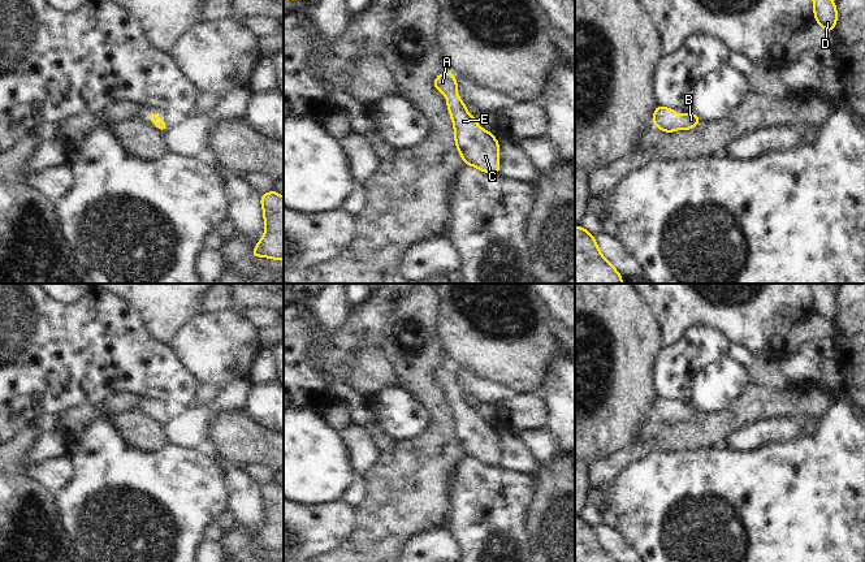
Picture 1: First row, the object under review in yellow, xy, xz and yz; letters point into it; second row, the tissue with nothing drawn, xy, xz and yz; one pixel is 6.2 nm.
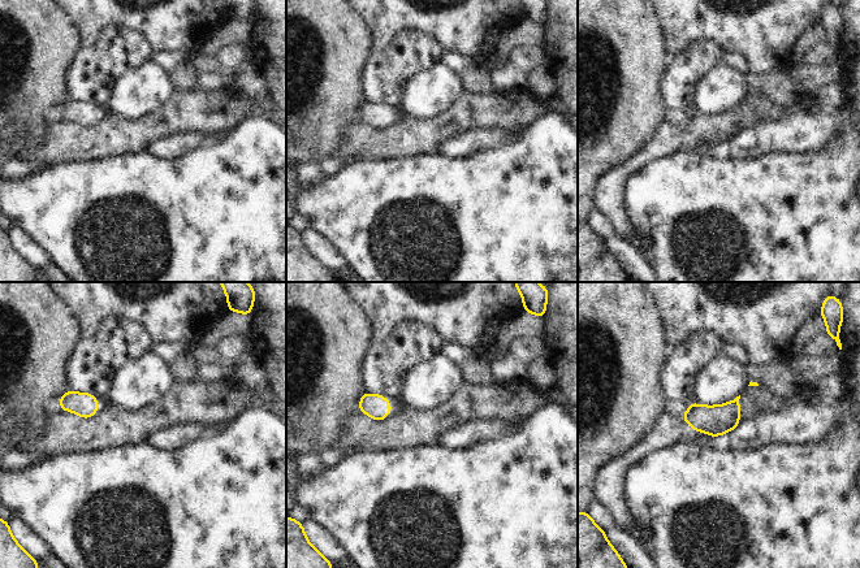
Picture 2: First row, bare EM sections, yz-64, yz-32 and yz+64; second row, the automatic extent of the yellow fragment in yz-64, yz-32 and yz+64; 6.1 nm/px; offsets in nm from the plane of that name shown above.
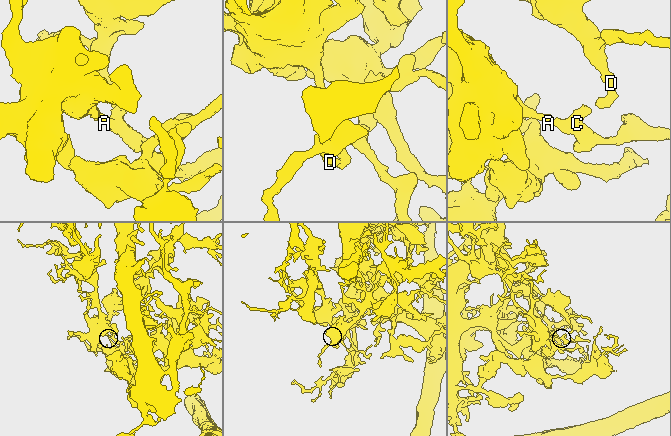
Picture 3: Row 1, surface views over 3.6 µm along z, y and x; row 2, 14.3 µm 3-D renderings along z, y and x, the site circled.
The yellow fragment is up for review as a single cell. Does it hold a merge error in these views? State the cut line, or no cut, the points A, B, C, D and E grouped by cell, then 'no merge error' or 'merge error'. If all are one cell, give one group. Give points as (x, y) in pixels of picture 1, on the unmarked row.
no cut | A B C D E | no merge error

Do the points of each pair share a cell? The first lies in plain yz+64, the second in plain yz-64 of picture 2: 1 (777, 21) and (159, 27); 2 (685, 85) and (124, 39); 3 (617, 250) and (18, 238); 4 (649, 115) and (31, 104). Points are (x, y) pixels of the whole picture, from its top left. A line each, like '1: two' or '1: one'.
1: one
2: one
3: one
4: one

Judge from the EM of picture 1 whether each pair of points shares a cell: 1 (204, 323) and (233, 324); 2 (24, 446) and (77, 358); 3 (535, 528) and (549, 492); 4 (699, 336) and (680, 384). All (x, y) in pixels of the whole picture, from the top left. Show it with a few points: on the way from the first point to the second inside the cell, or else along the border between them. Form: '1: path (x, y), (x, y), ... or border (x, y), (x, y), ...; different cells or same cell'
1: path (211, 324), (226, 324); same cell
2: border (29, 424), (13, 439); different cells
3: path (544, 519), (549, 514), (549, 501); same cell
4: path (697, 347), (680, 364), (680, 372); same cell

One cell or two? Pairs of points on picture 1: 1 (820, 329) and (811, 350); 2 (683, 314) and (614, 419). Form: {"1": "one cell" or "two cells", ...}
{"1": "two cells", "2": "two cells"}

